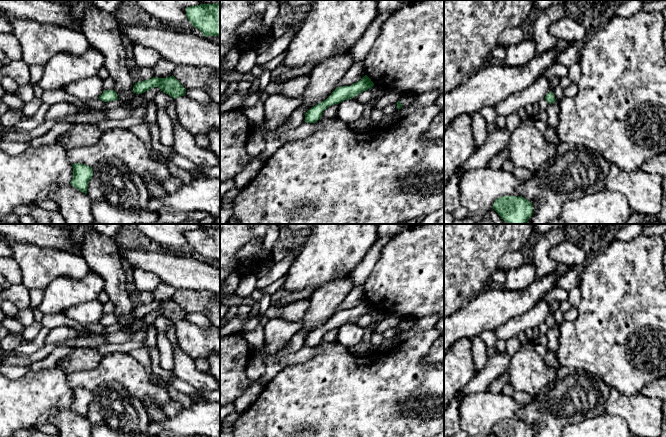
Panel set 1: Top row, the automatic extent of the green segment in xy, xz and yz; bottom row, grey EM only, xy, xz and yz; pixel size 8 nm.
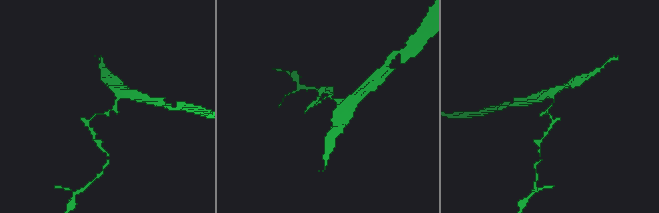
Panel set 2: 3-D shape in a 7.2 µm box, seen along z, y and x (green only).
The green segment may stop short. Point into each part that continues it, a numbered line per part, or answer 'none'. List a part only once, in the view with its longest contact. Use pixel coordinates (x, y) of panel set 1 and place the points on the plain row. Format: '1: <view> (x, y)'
none

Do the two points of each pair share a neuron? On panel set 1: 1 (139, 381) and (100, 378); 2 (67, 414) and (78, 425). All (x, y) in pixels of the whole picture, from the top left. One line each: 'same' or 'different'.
1: same
2: same

